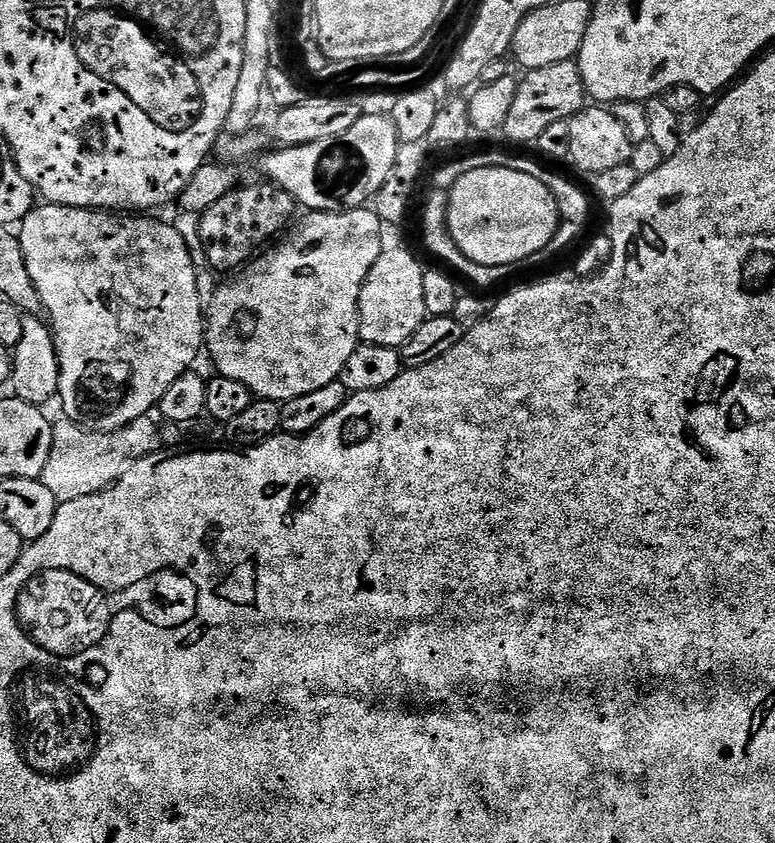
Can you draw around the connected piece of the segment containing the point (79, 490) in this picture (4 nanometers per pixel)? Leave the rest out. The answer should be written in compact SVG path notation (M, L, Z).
M151 415L143 416L113 432L93 432L67 418L57 419L52 426L53 446L40 479L60 504L105 492L115 480L126 474L126 470L130 470L130 466L134 466L134 462L161 447L157 421L152 419Z

